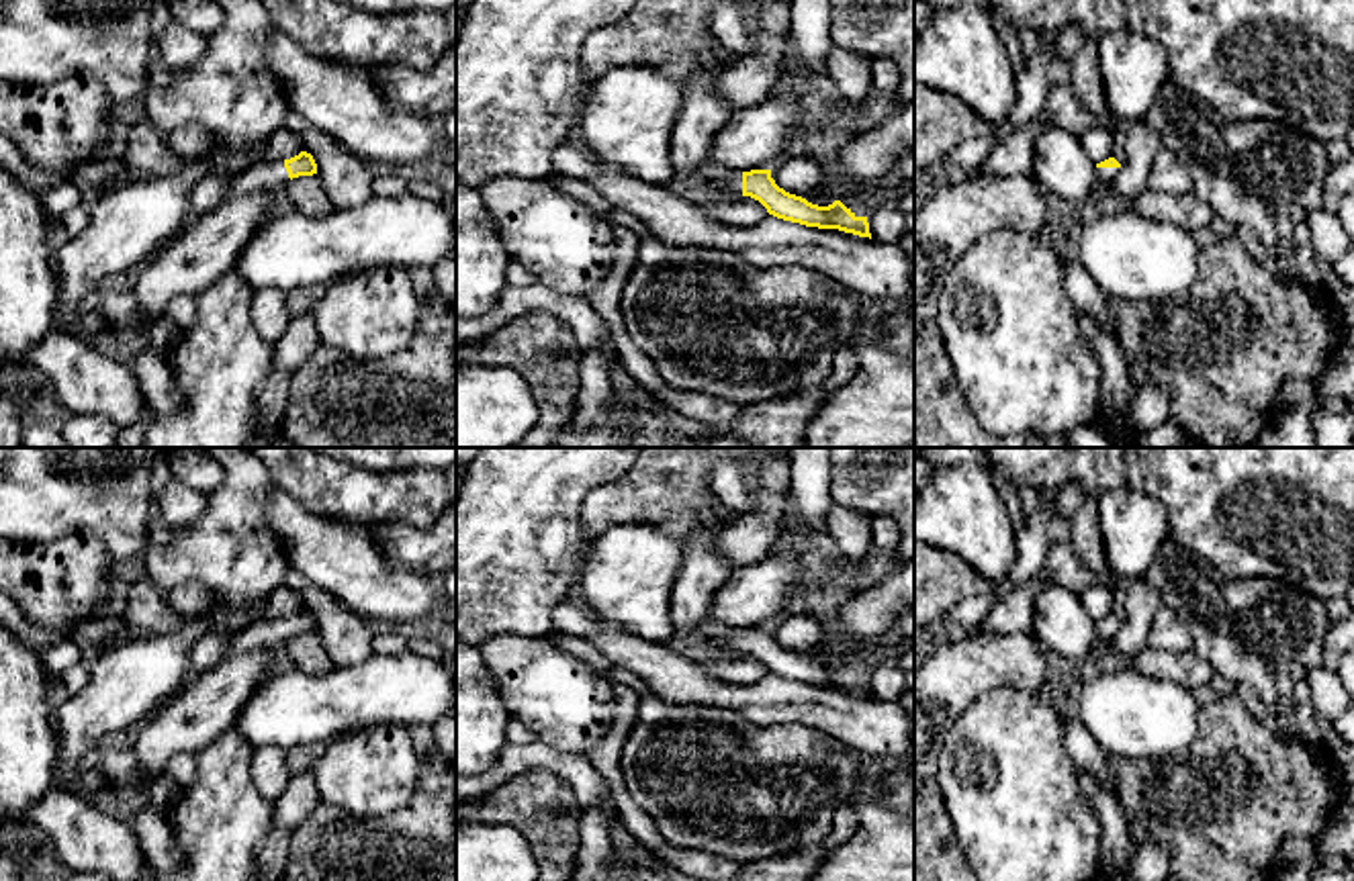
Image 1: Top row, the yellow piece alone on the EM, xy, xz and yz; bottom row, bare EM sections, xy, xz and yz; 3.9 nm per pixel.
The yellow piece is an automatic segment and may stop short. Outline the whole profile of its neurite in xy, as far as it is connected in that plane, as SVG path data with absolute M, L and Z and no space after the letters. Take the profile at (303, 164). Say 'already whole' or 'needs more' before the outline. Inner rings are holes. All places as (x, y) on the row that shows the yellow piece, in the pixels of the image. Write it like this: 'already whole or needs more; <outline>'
needs more; M301 151L299 155L274 161L274 164L254 164L229 186L227 198L252 194L264 188L284 188L288 180L299 176L317 174L317 164L311 153Z

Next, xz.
needs more; M771 170L742 172L730 180L712 180L710 186L736 192L759 200L769 215L818 229L839 229L859 237L869 237L867 217L857 217L841 200L828 206L818 206L802 196L789 194L775 184Z

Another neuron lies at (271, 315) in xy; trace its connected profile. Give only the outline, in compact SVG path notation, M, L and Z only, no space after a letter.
M266 286L254 292L252 321L262 339L278 343L290 321L286 303L288 303L288 292L278 290L274 286Z

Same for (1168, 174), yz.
M1162 149L1152 166L1147 188L1160 192L1190 192L1190 186L1192 180L1180 157Z

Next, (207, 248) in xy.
M264 188L192 217L174 239L139 266L129 292L151 323L166 317L174 298L194 298L235 268L237 253L266 221L274 194L274 188Z

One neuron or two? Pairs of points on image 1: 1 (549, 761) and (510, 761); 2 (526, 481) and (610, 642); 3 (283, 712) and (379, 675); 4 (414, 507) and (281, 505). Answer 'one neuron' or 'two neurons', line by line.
1: one neuron
2: two neurons
3: one neuron
4: two neurons

